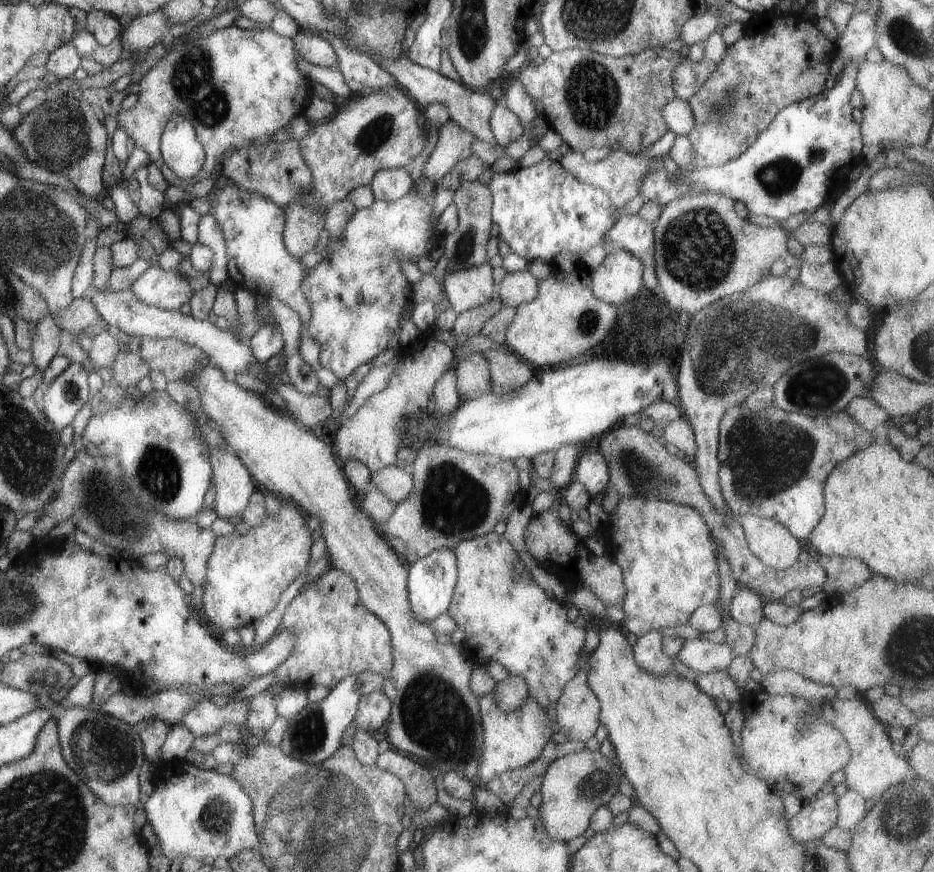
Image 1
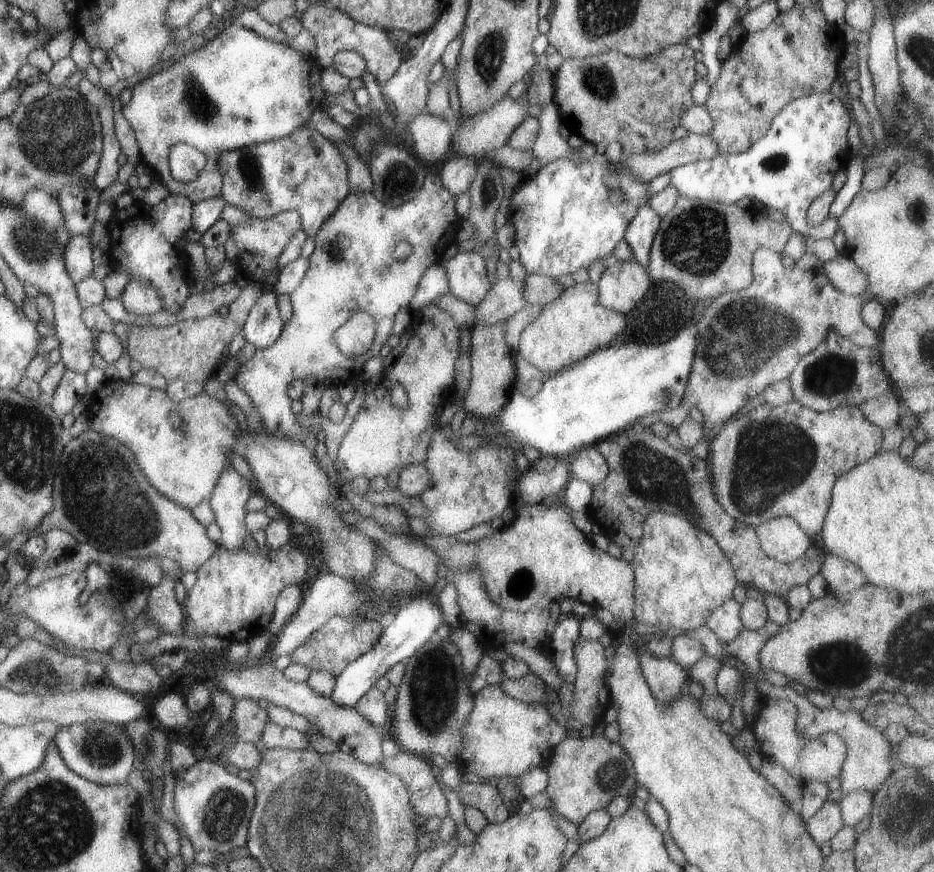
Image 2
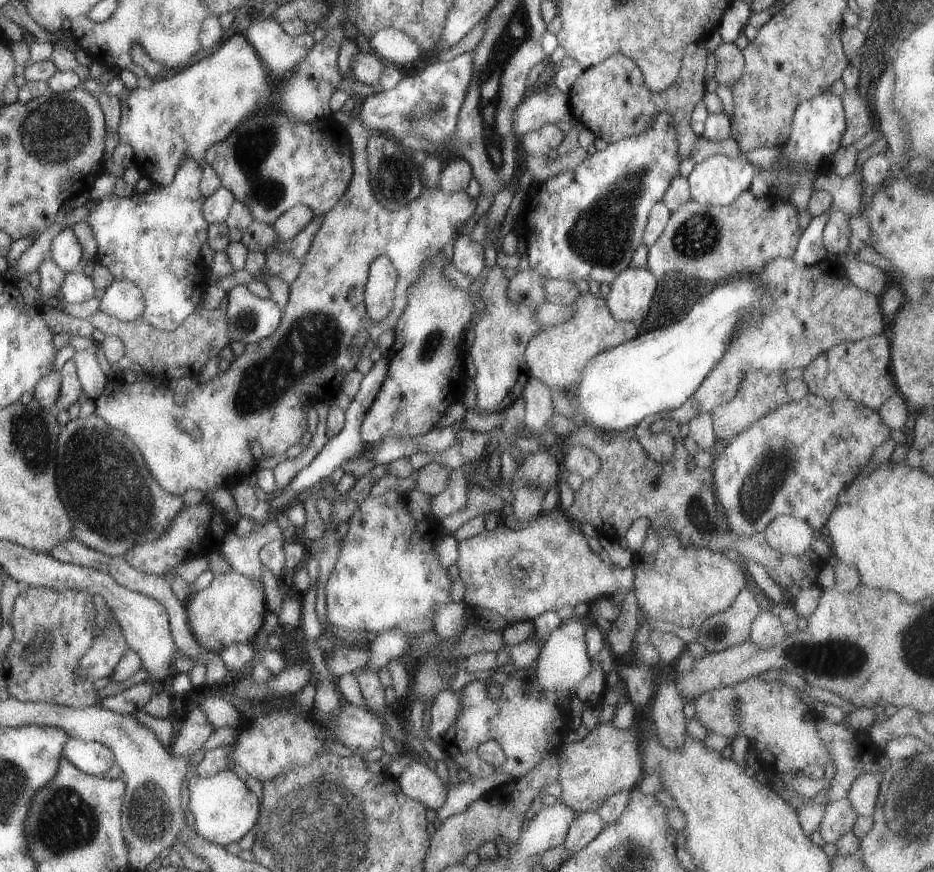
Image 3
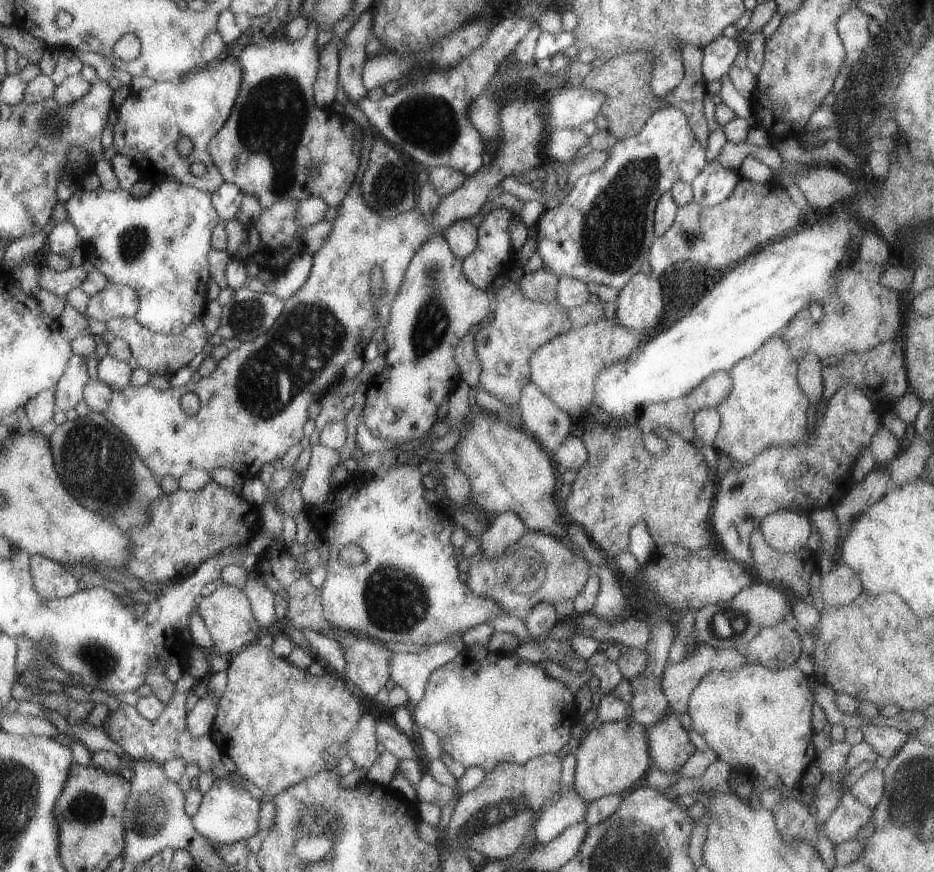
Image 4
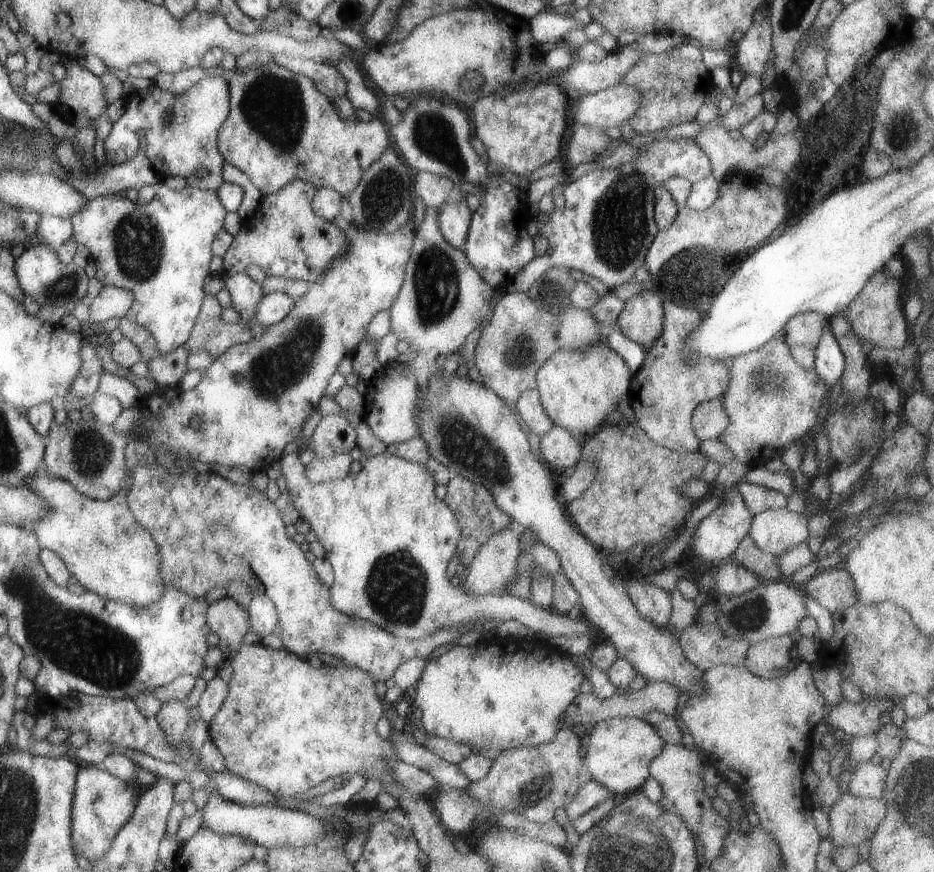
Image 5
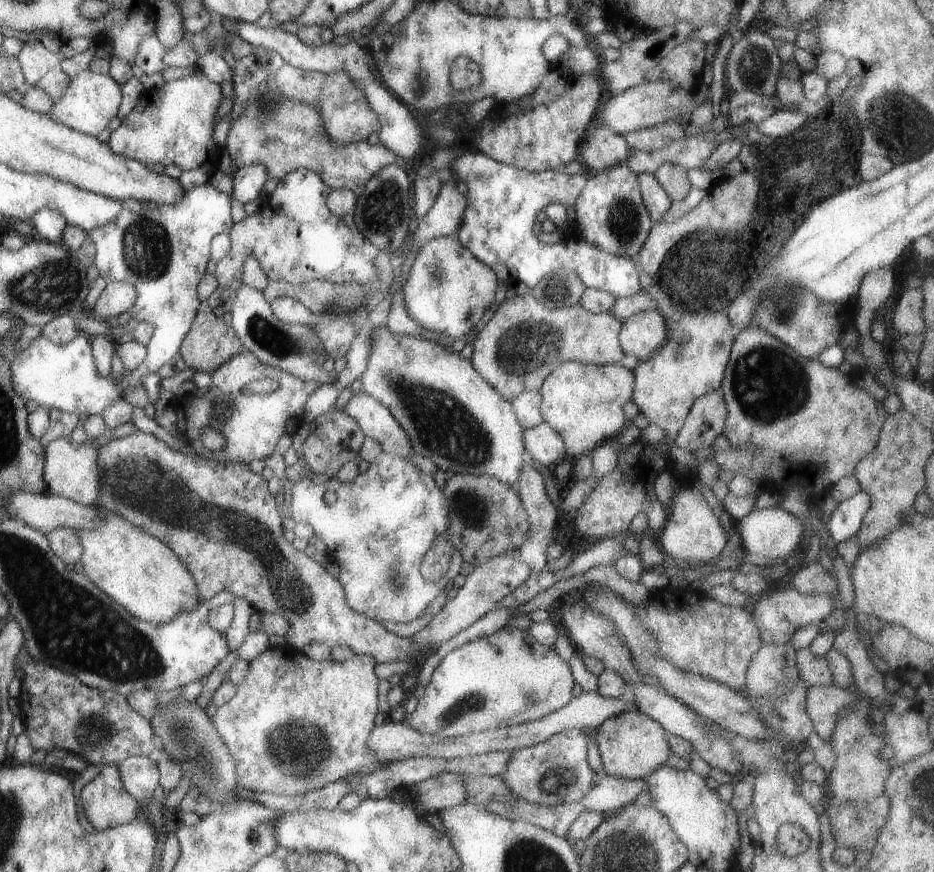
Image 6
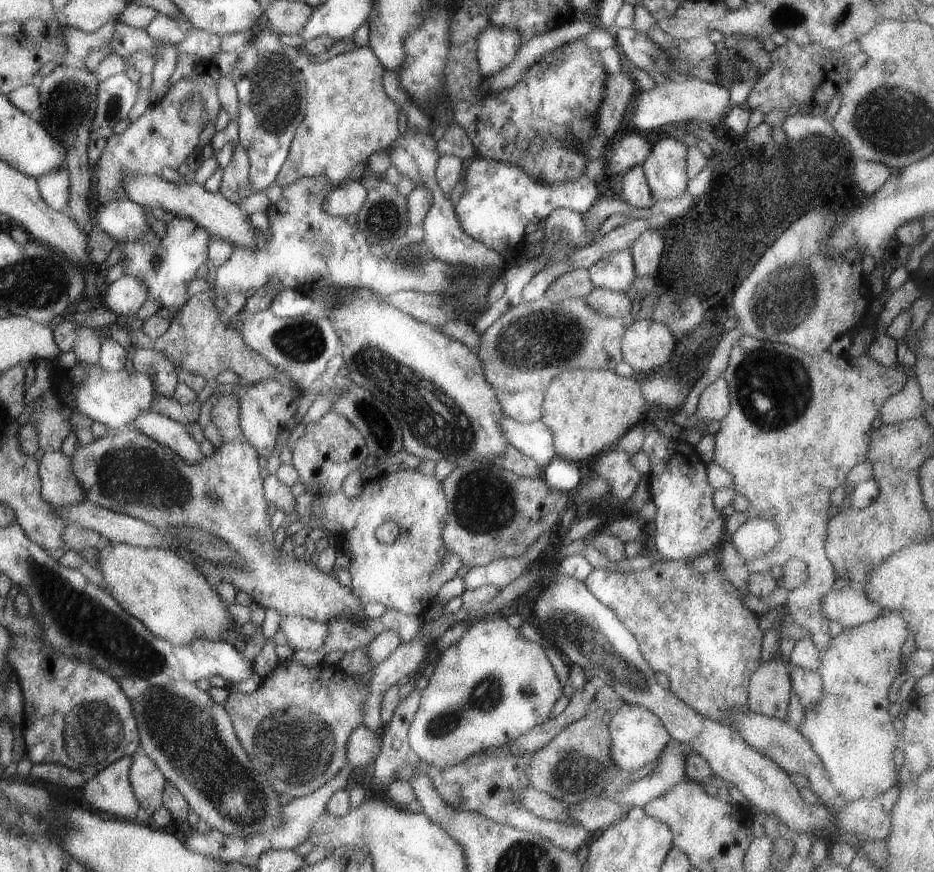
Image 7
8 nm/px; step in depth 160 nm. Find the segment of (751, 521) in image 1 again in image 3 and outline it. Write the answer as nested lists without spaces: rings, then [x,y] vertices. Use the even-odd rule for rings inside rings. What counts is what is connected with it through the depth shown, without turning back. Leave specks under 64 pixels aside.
[[[791,515],[773,517],[762,530],[766,543],[782,555],[799,556],[809,549],[814,536],[812,528]]]

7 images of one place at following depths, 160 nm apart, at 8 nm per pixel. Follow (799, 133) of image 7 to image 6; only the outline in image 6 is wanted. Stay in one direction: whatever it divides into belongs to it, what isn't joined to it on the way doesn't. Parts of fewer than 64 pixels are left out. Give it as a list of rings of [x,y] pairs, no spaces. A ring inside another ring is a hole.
[[[775,109],[768,117],[757,122],[754,128],[770,138],[785,138],[794,130],[800,129],[807,119],[806,113]]]

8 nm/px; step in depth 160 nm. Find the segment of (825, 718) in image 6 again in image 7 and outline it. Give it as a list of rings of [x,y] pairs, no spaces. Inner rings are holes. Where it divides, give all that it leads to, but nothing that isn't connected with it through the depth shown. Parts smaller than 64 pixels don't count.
[[[793,667],[789,680],[791,680],[792,694],[795,694],[804,710],[811,710],[813,706],[817,706],[817,702],[821,700],[822,686],[817,672],[807,672]]]

